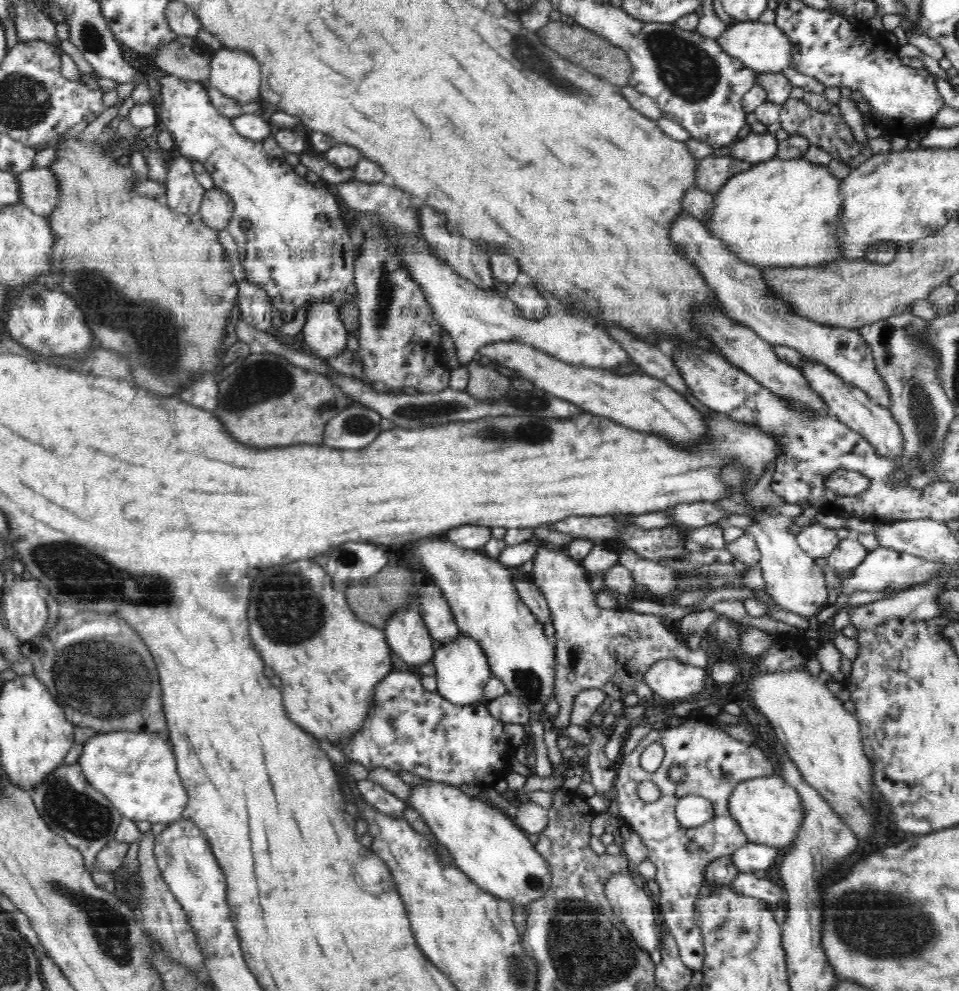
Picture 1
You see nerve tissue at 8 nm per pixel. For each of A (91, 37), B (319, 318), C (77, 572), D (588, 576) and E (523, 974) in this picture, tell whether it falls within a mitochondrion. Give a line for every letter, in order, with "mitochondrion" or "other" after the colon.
A: mitochondrion
B: other
C: mitochondrion
D: other
E: mitochondrion

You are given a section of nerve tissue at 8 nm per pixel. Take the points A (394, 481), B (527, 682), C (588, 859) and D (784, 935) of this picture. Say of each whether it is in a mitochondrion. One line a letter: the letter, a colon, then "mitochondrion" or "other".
A: other
B: mitochondrion
C: other
D: other

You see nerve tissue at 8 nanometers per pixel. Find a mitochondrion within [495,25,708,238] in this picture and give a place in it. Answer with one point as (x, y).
(538, 63)

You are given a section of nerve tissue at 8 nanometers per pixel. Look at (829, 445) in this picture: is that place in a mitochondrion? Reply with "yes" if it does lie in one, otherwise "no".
no

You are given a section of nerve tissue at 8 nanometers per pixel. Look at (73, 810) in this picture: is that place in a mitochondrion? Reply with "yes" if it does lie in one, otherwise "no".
yes

